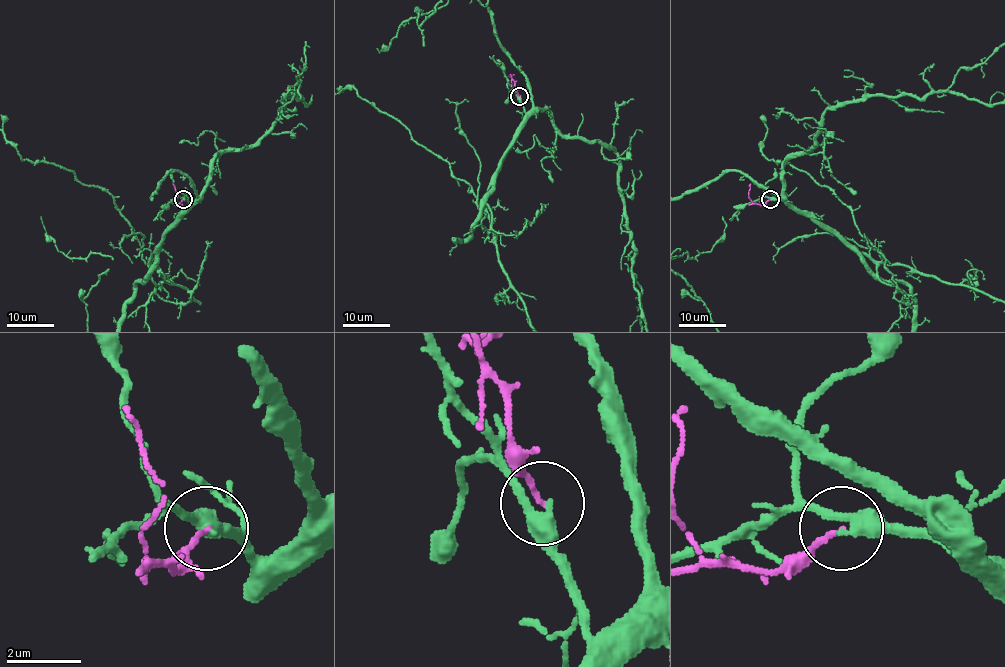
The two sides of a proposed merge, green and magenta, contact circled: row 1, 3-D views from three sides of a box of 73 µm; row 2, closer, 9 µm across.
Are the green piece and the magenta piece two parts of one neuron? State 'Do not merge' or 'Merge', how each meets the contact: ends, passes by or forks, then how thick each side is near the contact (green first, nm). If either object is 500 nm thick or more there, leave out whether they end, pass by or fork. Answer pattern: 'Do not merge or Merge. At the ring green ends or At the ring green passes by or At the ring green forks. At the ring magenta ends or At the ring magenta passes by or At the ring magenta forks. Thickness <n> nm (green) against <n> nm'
Do not merge. At the ring green passes by. At the ring magenta ends. Thickness 320 nm (green) against 130 nm

